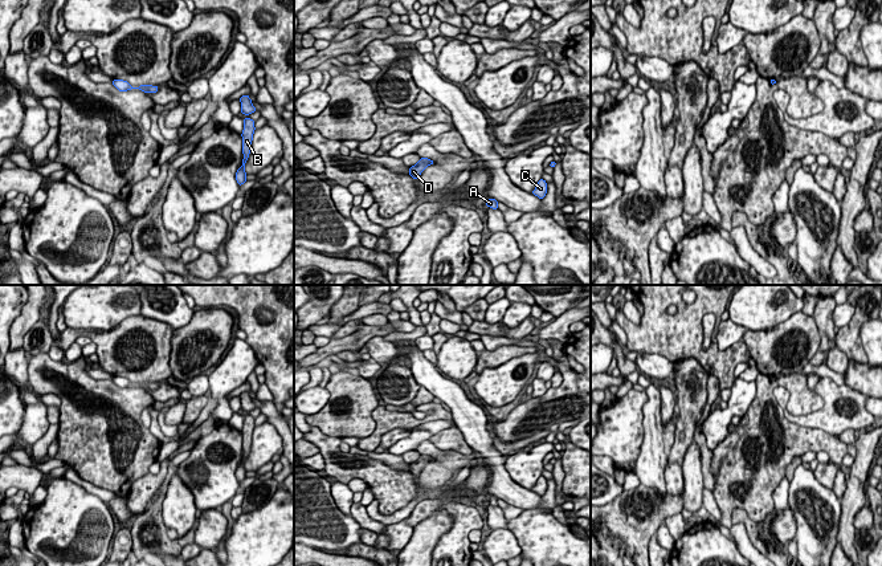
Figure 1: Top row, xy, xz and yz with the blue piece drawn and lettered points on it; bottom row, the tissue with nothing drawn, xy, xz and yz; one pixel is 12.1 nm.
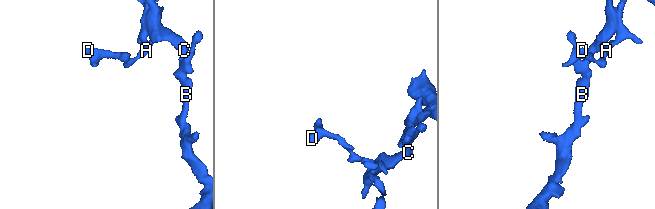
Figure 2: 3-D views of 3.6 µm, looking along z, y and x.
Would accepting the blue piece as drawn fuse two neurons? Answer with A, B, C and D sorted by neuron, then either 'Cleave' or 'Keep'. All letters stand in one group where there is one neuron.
Groups: A B C D. Keep

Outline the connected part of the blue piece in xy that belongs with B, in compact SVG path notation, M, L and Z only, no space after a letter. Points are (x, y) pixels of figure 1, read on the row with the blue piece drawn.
M248 94L242 95L240 98L240 102L241 102L241 113L245 114L246 118L244 119L244 130L241 134L244 159L242 159L242 166L236 172L236 180L237 180L238 186L242 186L246 182L245 163L250 154L253 134L256 130L256 127L254 127L256 122L253 119L250 119L248 115L257 110L253 106L252 99L249 98Z

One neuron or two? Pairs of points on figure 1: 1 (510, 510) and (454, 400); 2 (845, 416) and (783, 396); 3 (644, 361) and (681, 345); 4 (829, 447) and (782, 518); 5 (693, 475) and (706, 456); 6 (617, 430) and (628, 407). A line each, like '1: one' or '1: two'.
1: two
2: one
3: two
4: two
5: two
6: one

